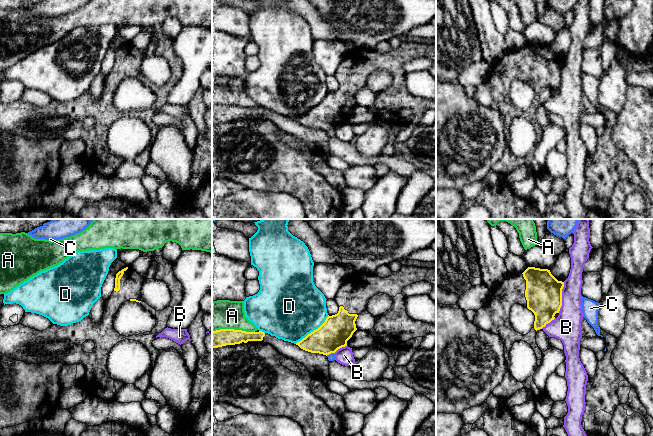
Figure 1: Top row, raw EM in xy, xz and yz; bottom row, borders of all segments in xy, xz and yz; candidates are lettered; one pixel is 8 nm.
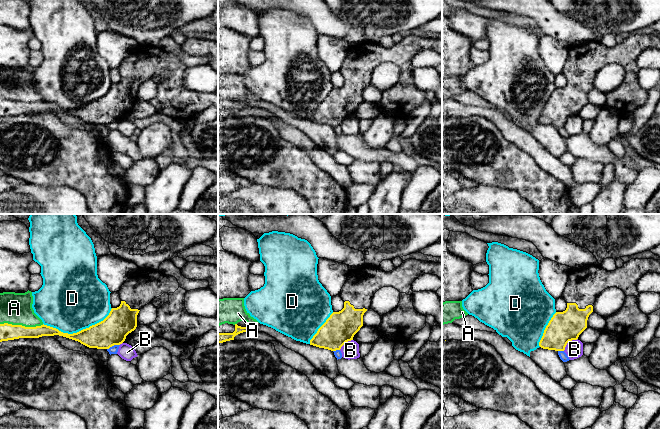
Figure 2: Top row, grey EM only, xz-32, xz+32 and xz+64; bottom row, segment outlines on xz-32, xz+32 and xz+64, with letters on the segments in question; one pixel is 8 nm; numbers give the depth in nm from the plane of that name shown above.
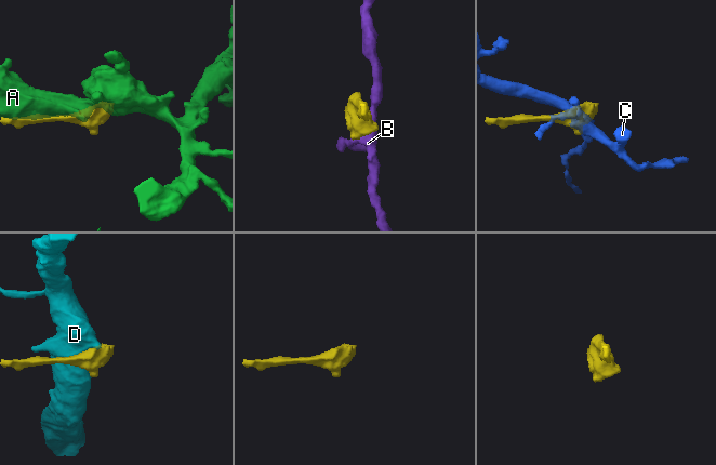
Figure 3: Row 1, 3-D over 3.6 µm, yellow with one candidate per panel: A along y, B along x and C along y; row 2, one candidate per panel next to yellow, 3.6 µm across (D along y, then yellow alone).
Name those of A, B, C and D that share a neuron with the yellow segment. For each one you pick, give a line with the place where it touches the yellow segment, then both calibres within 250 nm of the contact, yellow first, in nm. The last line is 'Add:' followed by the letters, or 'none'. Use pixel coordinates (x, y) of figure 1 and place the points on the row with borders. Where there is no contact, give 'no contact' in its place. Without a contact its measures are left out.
Add: none

